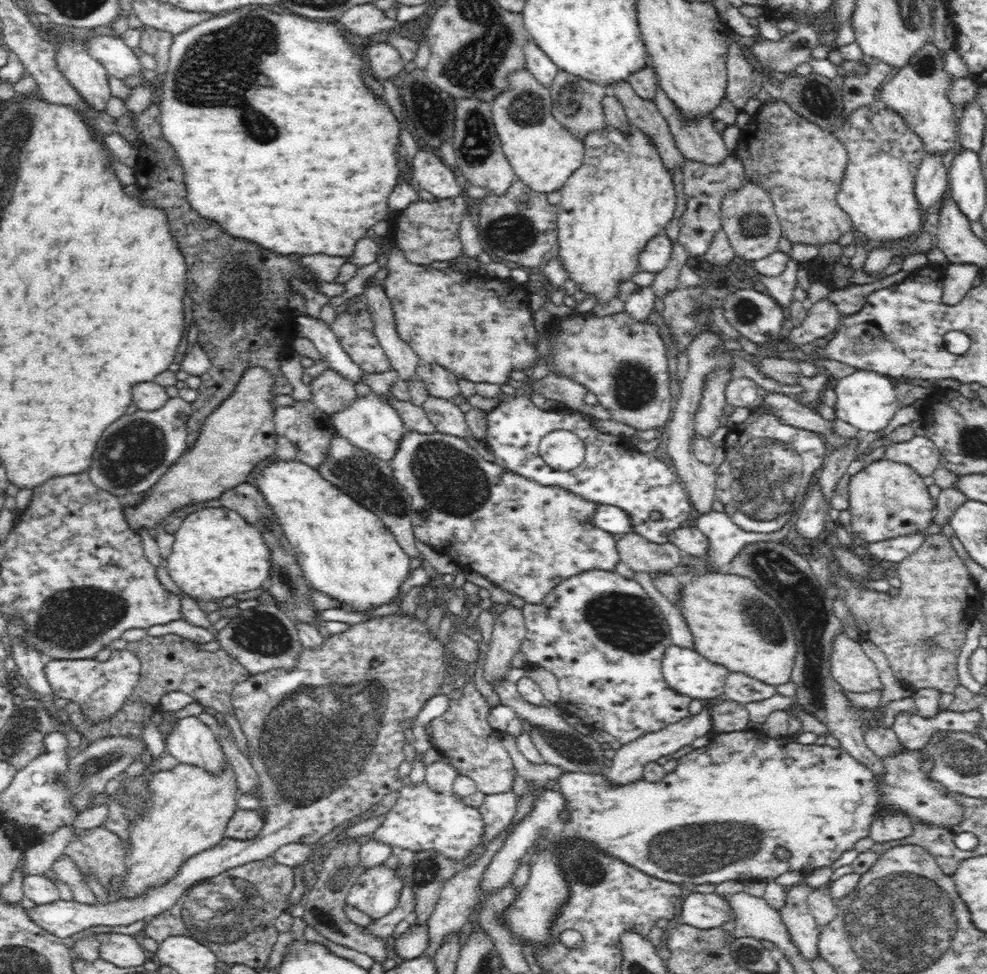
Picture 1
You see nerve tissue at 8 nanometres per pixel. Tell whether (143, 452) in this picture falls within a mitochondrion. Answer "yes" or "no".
yes

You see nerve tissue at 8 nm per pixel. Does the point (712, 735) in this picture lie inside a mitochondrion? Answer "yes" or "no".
no

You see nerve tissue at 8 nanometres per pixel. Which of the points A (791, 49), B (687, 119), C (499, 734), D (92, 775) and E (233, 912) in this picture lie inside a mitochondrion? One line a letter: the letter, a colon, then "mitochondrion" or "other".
A: mitochondrion
B: other
C: other
D: mitochondrion
E: mitochondrion

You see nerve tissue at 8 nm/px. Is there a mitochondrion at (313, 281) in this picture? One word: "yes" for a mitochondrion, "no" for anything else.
no

